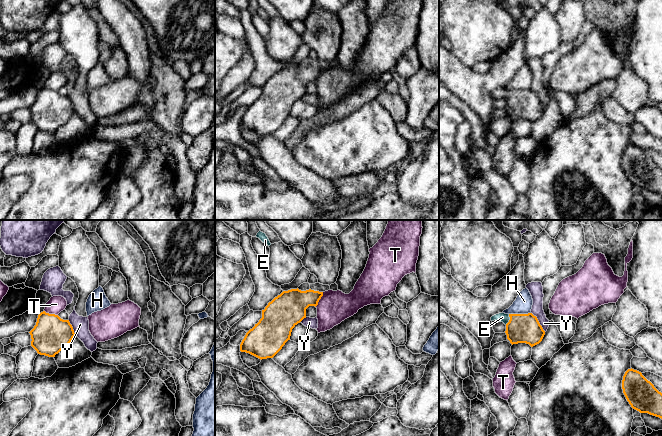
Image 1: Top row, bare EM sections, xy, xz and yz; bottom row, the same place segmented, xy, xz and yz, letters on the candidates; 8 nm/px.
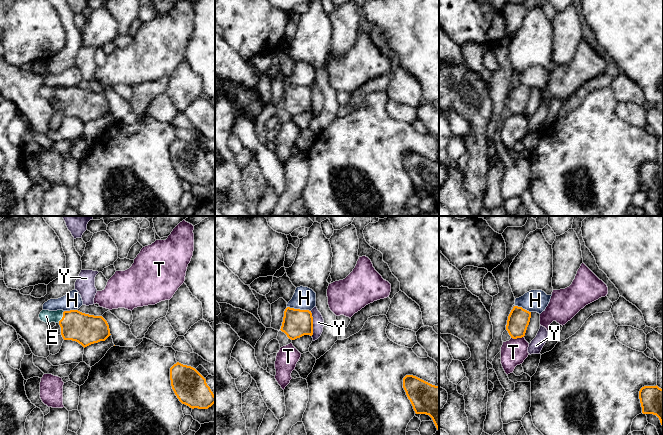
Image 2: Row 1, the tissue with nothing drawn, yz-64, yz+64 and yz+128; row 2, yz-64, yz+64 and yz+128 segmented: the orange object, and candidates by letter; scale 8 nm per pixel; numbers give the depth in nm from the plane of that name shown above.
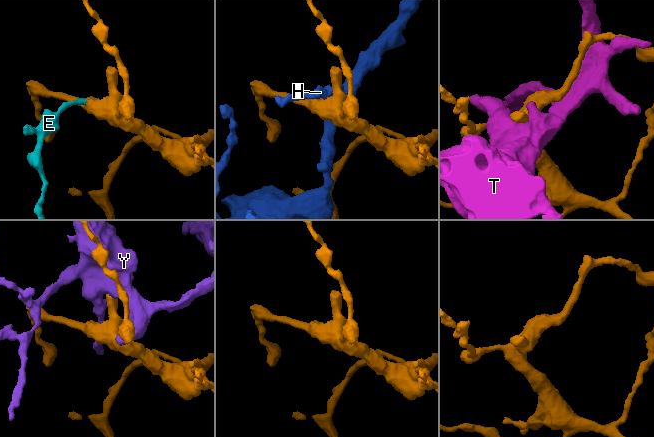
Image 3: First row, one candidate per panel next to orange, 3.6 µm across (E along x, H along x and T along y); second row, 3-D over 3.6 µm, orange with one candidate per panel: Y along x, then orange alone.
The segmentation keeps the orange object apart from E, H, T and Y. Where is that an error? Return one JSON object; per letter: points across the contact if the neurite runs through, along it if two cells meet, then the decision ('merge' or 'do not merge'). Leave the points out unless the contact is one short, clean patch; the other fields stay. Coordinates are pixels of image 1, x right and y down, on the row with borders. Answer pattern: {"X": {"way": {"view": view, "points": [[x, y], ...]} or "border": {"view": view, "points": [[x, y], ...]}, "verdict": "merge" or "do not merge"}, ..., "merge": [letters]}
{"E": {"way": {"view": "yz", "points": [[522, 328], [510, 319], [502, 317]]}, "verdict": "merge"}, "H": {"verdict": "do not merge"}, "T": {"verdict": "do not merge"}, "Y": {"verdict": "do not merge"}, "merge": ["E"]}

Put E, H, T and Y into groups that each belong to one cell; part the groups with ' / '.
E / H / T / Y

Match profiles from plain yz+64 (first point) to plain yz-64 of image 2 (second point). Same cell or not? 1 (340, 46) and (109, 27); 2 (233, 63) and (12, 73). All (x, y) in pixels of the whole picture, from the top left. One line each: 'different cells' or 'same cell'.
1: different cells
2: same cell

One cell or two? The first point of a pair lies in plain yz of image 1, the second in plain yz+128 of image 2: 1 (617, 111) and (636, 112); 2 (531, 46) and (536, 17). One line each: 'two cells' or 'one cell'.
1: one cell
2: one cell

